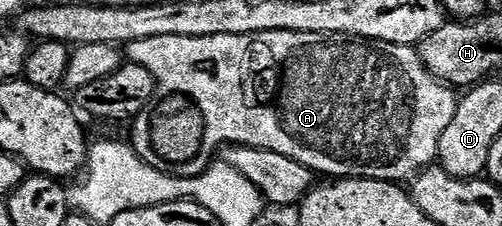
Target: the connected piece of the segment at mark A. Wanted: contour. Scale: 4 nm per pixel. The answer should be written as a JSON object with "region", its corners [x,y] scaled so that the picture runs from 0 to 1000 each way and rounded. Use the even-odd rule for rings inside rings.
{"region":[[[534,137],[532,146],[488,146],[486,155],[414,155],[412,164],[369,164],[367,155],[311,155],[311,173],[279,173],[265,181],[261,199],[249,204],[247,252],[261,288],[287,296],[303,332],[307,354],[307,434],[301,438],[279,491],[279,509],[269,518],[263,540],[263,566],[257,619],[263,628],[267,659],[303,739],[311,739],[329,765],[353,757],[367,783],[394,783],[416,730],[428,708],[430,681],[444,650],[462,642],[492,642],[504,659],[532,659],[550,668],[550,686],[574,686],[574,704],[590,704],[606,739],[624,748],[627,770],[641,774],[651,765],[657,792],[687,792],[693,783],[731,783],[743,801],[781,801],[787,810],[809,810],[833,779],[845,748],[855,748],[871,717],[873,655],[876,650],[876,597],[884,597],[884,575],[892,566],[892,544],[900,544],[900,509],[908,509],[908,473],[914,434],[898,381],[867,350],[851,314],[849,288],[841,274],[841,252],[833,239],[831,212],[821,199],[791,199],[789,190],[765,190],[763,181],[731,181],[727,164],[695,164],[693,155],[614,155],[612,146],[592,146],[590,137]]]}

